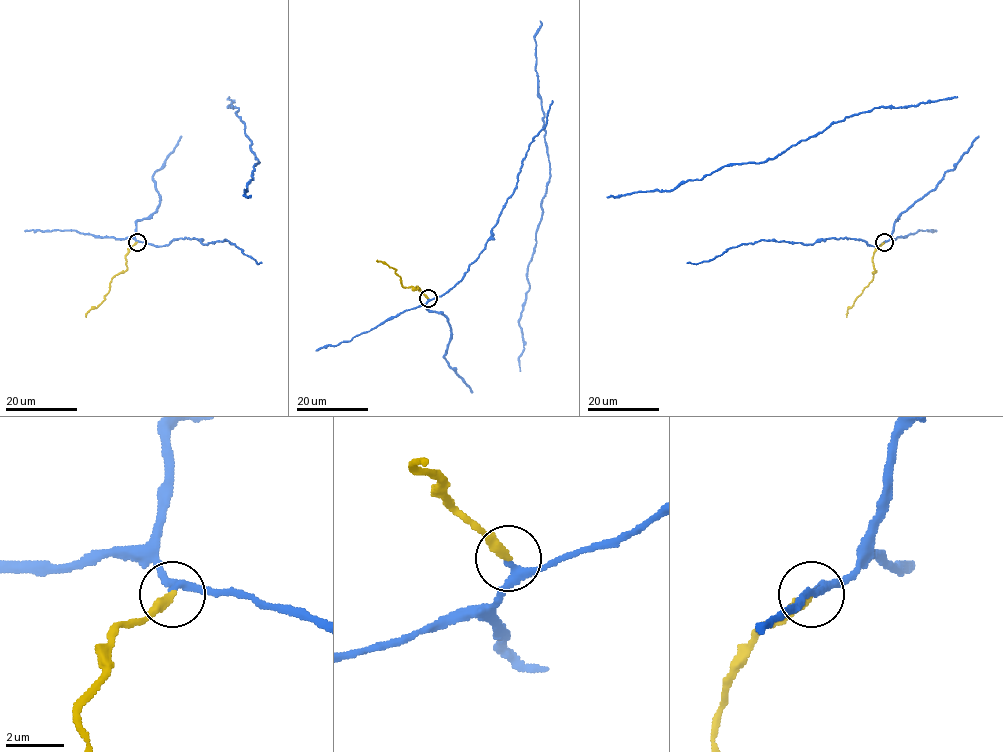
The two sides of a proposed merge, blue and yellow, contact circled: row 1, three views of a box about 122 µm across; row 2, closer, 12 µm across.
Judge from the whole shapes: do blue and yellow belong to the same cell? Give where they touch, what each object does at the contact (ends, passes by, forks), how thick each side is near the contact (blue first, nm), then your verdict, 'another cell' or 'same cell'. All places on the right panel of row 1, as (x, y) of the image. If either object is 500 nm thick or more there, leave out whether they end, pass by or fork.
place (884, 242); blue passes by; yellow ends; calibres 240 and 320 nm; same cell

